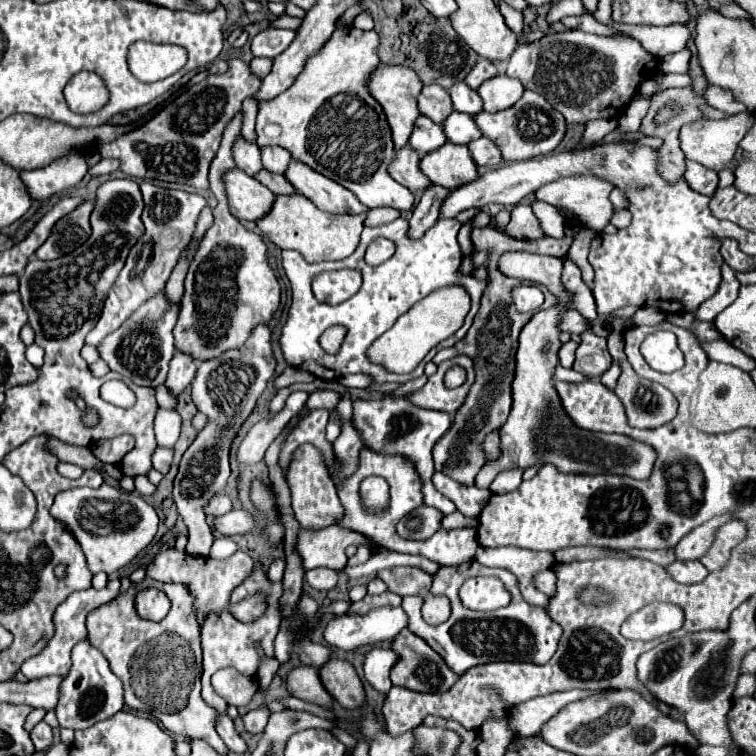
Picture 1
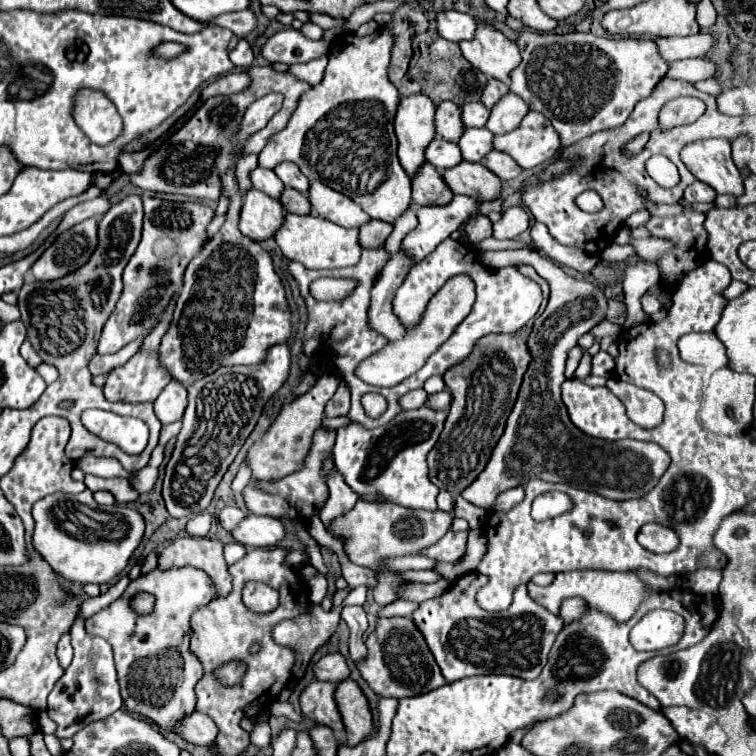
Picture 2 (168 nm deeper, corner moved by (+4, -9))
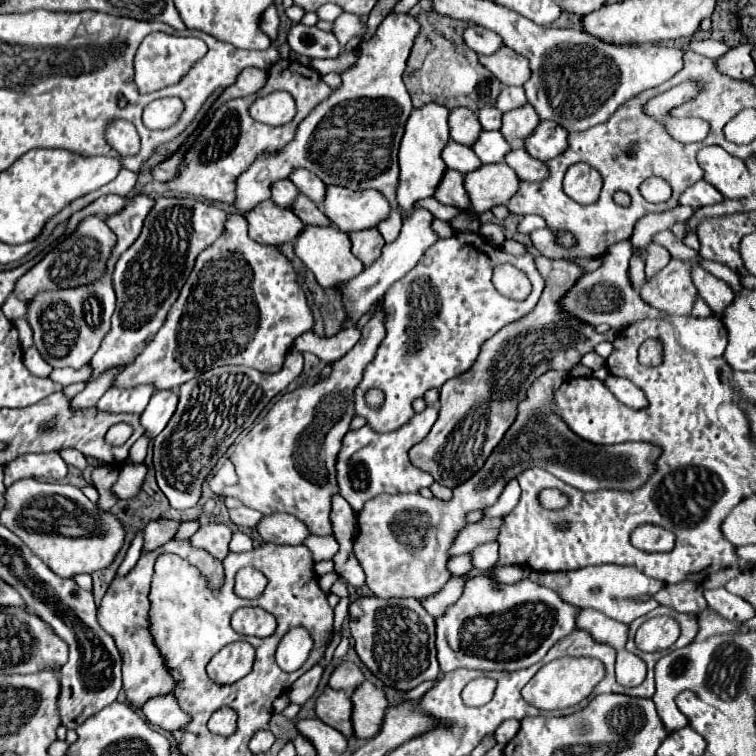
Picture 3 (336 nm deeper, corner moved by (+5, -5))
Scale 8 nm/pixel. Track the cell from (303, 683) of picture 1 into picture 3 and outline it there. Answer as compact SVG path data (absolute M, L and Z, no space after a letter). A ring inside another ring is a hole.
M324 688L324 692L316 698L316 716L326 722L328 726L340 730L344 736L352 736L352 722L350 722L350 712L352 712L352 702L350 696L344 690L334 690L334 688Z

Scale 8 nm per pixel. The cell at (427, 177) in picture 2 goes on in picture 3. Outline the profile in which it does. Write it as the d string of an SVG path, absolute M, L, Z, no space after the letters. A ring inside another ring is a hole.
M450 168L444 172L440 184L436 186L434 198L440 204L448 204L448 206L456 206L456 208L470 208L468 194L464 190L464 176Z

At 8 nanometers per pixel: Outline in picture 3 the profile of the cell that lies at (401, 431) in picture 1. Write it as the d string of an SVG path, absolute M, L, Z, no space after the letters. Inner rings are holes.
M438 404L426 406L422 412L414 414L404 426L400 426L394 432L374 432L368 424L350 430L342 440L342 450L336 460L336 480L340 494L350 502L354 512L362 510L362 504L378 494L408 494L408 492L420 492L420 488L430 488L434 484L434 478L416 468L410 462L408 450L422 442L426 434L432 430L434 422L438 420Z

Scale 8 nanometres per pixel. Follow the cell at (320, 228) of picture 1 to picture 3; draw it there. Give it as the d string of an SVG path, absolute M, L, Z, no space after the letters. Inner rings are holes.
M306 224L304 230L300 232L300 236L296 236L296 240L294 240L294 254L314 272L314 276L322 288L336 286L342 280L352 280L354 276L358 276L358 272L362 272L362 262L352 254L350 248L352 248L352 244L350 244L348 232L342 232L334 224L330 224L330 226Z

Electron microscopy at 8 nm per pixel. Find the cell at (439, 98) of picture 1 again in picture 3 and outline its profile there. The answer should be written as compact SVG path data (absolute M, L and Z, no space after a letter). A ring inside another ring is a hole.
M454 108L448 116L450 120L450 138L458 144L474 144L474 140L478 138L478 132L482 132L482 126L478 124L478 116L476 112L468 110L468 108Z

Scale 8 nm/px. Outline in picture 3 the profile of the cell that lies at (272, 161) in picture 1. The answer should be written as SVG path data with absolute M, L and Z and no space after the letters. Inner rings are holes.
M296 168L296 170L290 172L288 178L294 182L294 186L304 196L308 196L316 204L322 204L322 200L324 200L324 188L326 186L322 184L322 180L318 176L314 176L312 172L308 172L306 168Z

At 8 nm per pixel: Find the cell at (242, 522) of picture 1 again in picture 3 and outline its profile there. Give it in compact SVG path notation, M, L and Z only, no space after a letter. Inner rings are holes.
M268 514L264 516L256 532L264 542L274 542L274 544L302 544L302 540L310 534L308 528L290 514ZM270 538L284 538L284 540L270 540Z

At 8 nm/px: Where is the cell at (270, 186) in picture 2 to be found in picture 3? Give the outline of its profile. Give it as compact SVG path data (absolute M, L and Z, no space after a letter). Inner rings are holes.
M284 178L284 180L276 180L272 188L272 200L278 204L278 206L286 206L290 208L290 204L294 202L294 198L298 196L298 188L294 188L294 184Z

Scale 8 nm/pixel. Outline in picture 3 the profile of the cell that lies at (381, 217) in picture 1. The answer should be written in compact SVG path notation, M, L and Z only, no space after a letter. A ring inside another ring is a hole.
M378 228L350 232L350 240L352 240L352 252L364 264L364 268L368 268L380 256L380 252L386 244L382 234L378 232Z

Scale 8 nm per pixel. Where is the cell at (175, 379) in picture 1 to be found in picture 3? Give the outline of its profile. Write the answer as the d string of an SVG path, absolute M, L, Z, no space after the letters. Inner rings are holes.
M156 390L150 404L142 412L142 426L146 434L156 436L166 428L178 406L178 394L174 390Z

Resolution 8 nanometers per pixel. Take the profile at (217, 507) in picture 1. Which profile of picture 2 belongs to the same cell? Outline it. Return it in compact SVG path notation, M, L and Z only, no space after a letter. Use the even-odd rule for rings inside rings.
M225 506L221 512L219 512L219 522L225 530L235 530L235 526L239 526L239 522L245 518L245 512L235 508L235 506Z

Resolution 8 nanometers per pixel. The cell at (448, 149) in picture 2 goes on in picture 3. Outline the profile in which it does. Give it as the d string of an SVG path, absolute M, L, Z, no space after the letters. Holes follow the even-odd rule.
M450 140L450 144L446 144L446 148L442 150L442 160L444 160L444 164L446 164L448 168L454 168L454 170L458 170L458 172L462 172L462 174L472 172L472 170L476 170L476 168L482 164L482 162L474 156L472 148L466 148L466 146L462 146L462 144L458 144L458 142L452 142L452 140Z

